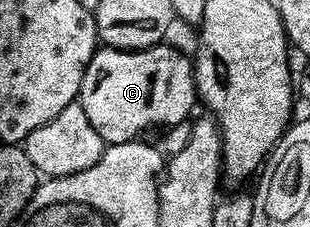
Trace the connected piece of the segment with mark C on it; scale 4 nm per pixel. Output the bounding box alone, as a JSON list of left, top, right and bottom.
[79,43,198,145]

